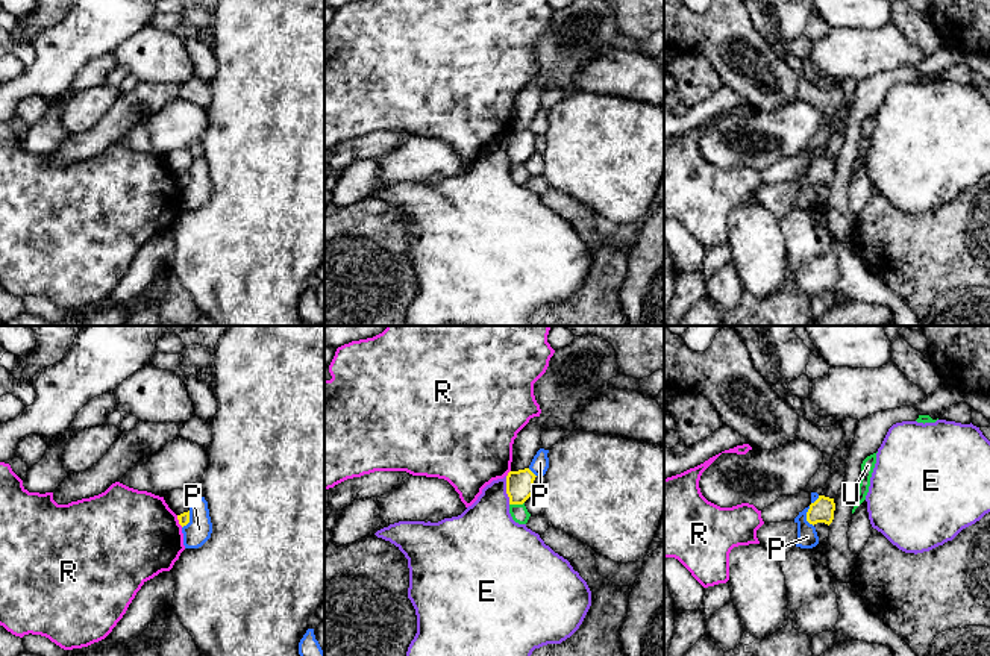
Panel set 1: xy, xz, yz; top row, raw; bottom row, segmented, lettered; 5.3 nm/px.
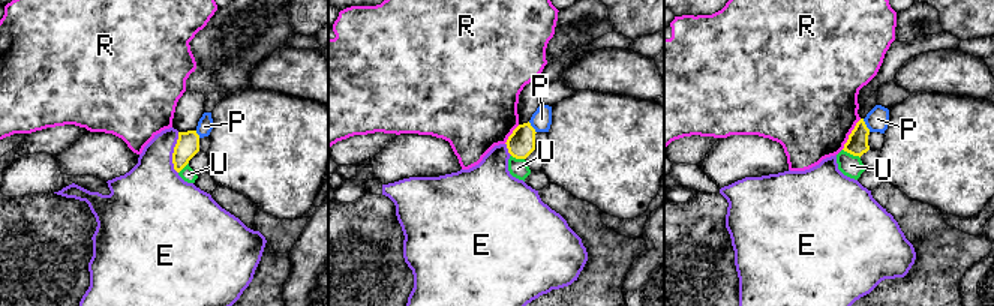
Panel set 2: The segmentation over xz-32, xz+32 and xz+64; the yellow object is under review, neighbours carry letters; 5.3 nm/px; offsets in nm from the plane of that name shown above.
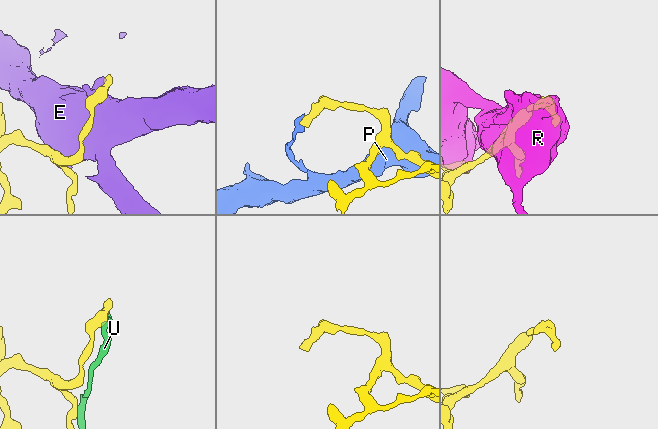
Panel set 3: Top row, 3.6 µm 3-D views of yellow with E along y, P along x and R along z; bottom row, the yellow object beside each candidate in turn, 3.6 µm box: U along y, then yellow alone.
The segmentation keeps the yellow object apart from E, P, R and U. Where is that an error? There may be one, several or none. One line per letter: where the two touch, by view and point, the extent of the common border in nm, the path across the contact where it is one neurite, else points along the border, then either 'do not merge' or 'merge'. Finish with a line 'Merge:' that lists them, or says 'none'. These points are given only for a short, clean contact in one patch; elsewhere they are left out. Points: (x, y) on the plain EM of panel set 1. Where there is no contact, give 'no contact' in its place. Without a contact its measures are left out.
E: meets yellow in xz at (507, 150); contact 150 nm long; do not merge
P: meets yellow in yz at (807, 178); contact 110 nm long; border along yz (808, 167), (807, 181), (813, 187); do not merge
R: meets yellow in xy at (179, 182); contact 70 nm long; do not merge
U: meets yellow in xz at (516, 164); contact 80 nm long; do not merge
Merge: none

